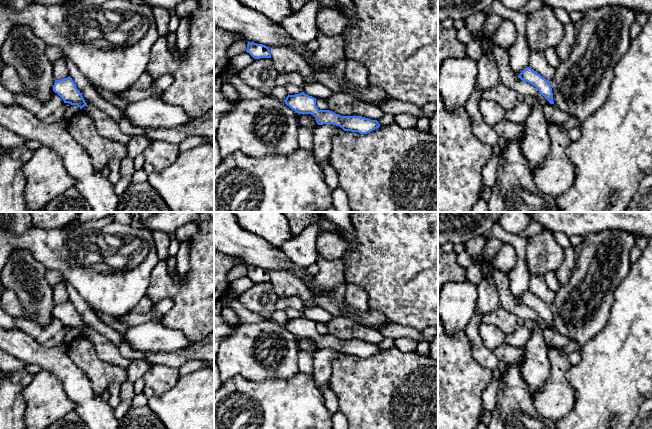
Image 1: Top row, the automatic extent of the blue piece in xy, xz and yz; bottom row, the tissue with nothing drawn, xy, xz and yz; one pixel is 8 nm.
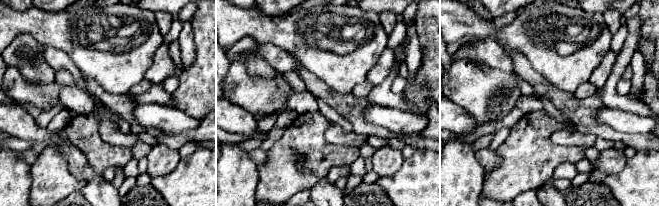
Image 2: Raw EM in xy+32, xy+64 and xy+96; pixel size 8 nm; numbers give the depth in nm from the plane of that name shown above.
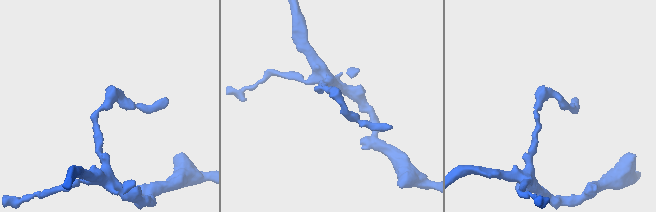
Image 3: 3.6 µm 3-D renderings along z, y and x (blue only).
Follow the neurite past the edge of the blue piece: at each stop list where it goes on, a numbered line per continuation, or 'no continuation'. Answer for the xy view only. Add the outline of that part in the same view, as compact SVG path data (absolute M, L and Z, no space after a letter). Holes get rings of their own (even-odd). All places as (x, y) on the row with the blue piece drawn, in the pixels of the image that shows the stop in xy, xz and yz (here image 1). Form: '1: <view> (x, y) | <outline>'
no continuation

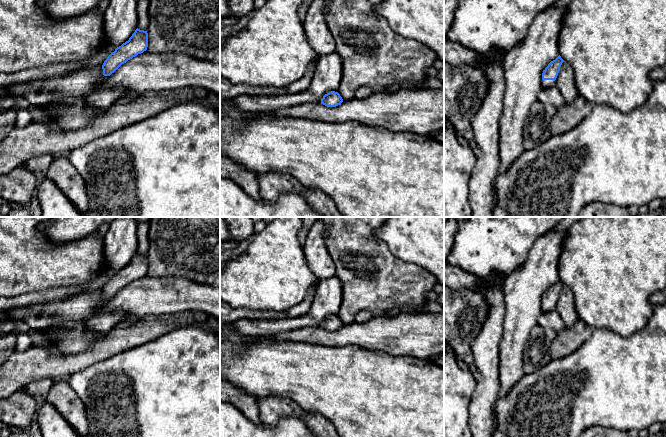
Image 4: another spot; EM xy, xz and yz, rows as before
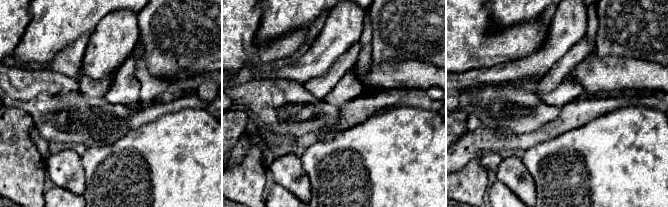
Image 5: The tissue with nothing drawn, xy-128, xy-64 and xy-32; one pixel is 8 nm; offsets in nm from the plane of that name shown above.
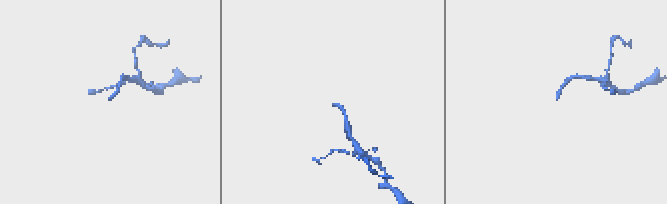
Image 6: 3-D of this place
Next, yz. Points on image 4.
1: yz (544, 83) | M541 80L541 87L542 88L549 88L553 85L555 85L554 80Z

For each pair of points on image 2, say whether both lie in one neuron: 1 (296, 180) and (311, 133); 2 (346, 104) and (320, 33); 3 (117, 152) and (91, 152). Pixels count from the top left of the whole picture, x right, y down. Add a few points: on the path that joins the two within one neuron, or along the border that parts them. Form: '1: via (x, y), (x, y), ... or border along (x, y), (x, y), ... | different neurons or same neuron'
1: via (287, 166), (287, 146), (297, 140) | same neuron
2: border along (322, 80), (337, 92), (351, 93) | different neurons
3: via (111, 152), (97, 152) | same neuron

